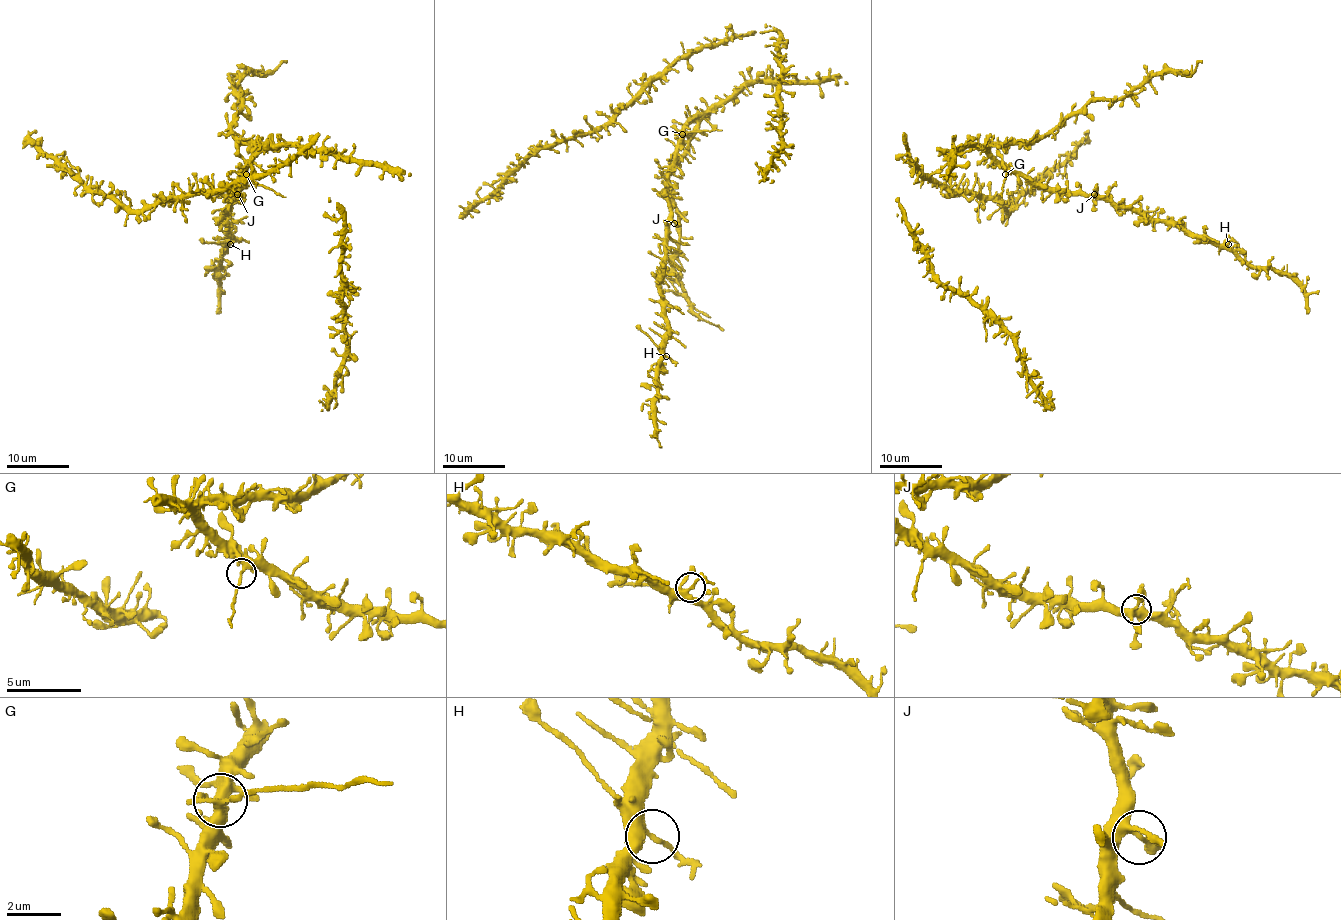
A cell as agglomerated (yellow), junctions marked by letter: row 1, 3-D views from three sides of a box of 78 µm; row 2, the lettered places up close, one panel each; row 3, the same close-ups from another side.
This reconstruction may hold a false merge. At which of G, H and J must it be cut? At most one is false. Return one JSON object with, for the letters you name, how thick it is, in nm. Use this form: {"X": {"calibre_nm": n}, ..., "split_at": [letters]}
{"G": {"calibre_nm": 280}, "split_at": ["G"]}

